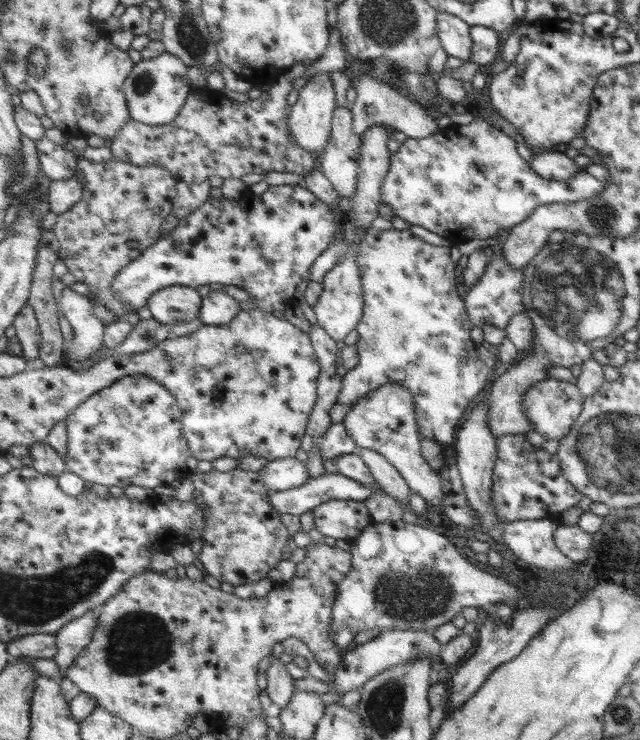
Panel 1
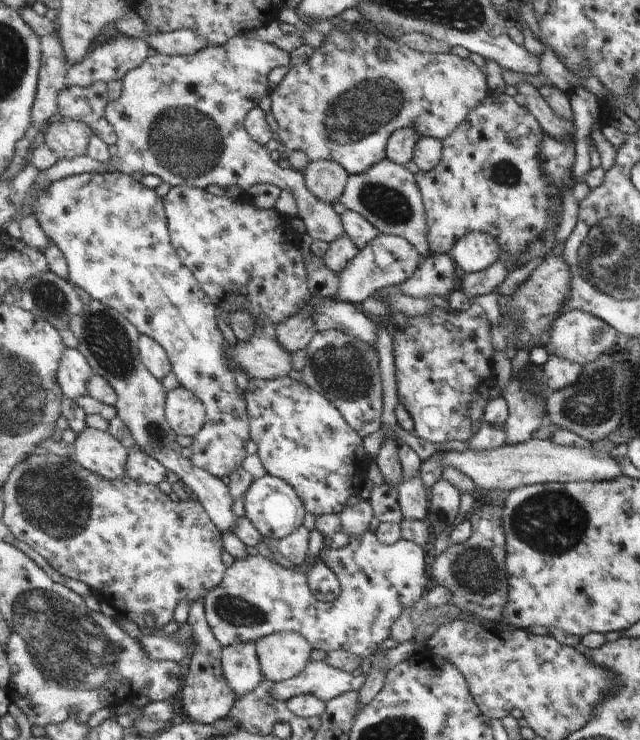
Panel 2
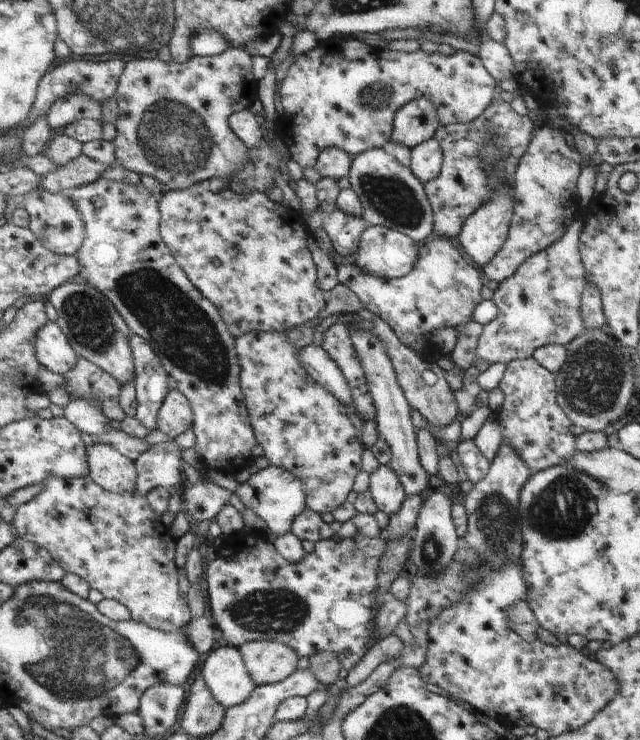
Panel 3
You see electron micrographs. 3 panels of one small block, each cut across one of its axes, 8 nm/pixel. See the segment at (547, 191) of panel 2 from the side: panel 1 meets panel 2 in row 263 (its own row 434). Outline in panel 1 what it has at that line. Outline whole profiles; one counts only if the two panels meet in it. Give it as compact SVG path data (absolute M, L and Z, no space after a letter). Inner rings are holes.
M499 436L497 438L497 466L493 466L491 476L491 506L499 522L519 522L519 520L541 520L559 518L559 514L571 506L577 506L581 492L567 482L561 474L561 464L555 454L547 454L527 442L527 436Z

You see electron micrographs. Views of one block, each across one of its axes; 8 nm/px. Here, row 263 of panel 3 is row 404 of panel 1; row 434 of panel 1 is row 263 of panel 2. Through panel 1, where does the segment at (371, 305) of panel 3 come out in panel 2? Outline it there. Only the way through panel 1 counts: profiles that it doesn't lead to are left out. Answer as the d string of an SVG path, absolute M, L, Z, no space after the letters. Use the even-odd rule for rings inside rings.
M433 254L421 262L415 276L397 288L415 300L445 298L449 292L455 292L457 284L457 266L449 254Z

